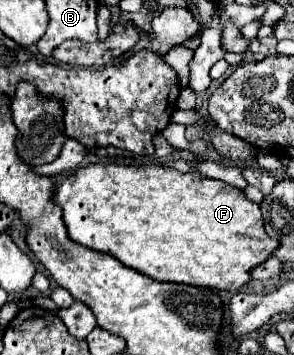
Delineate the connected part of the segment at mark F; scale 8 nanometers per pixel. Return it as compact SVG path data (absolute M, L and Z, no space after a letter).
M93 163L87 167L81 167L77 175L67 177L55 193L55 203L61 205L63 209L63 219L65 225L69 229L69 237L79 243L85 245L89 249L107 253L111 257L115 257L117 261L121 261L125 267L139 271L141 275L147 275L155 281L165 281L165 283L183 283L183 285L195 285L195 287L209 287L213 291L239 291L243 285L247 285L251 281L251 269L259 267L263 261L267 261L267 257L277 249L277 239L269 237L263 231L263 217L259 211L259 205L249 201L245 197L245 193L241 189L235 189L223 181L215 181L215 179L205 179L199 171L191 171L191 173L179 173L175 169L169 167L161 167L161 165L143 165L143 167L133 167L133 165L117 165L117 163Z

